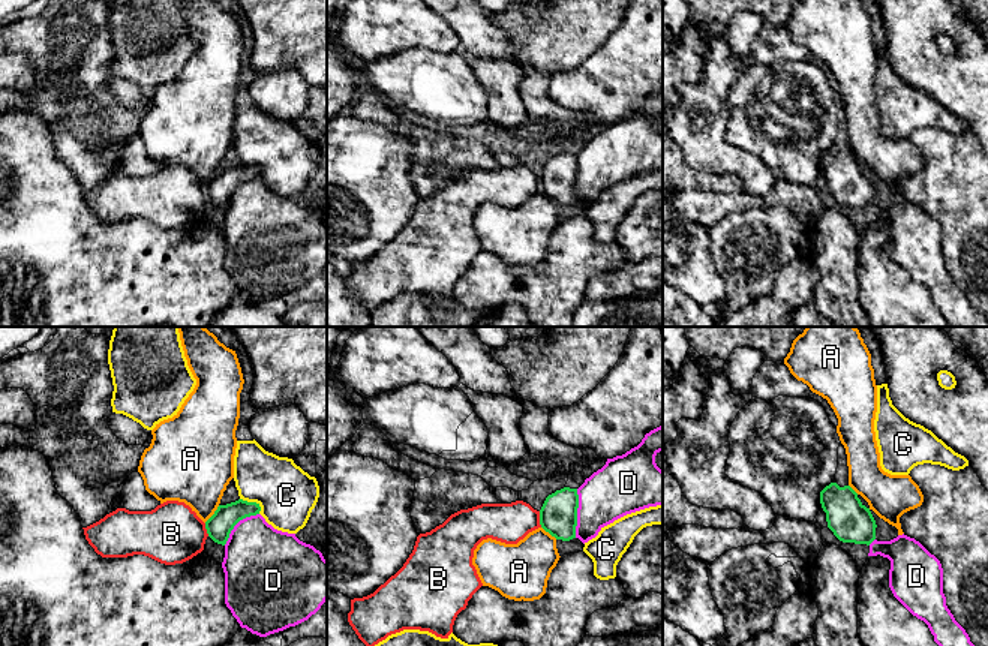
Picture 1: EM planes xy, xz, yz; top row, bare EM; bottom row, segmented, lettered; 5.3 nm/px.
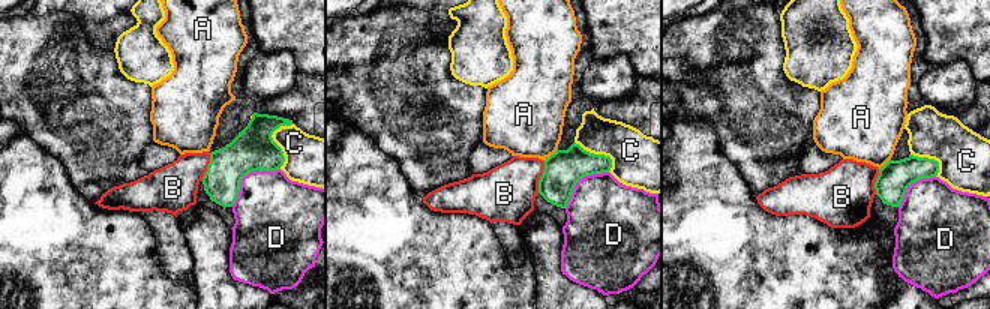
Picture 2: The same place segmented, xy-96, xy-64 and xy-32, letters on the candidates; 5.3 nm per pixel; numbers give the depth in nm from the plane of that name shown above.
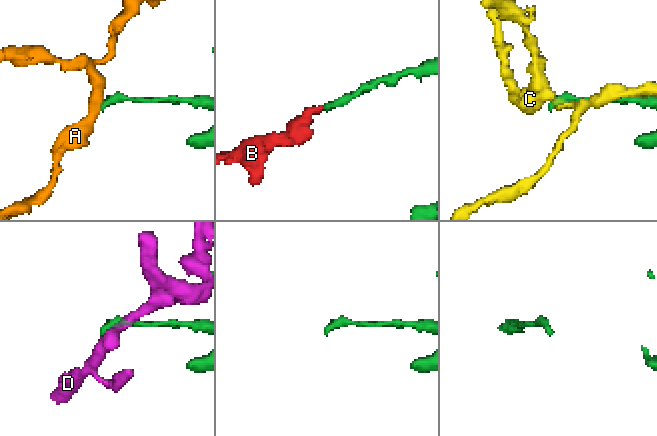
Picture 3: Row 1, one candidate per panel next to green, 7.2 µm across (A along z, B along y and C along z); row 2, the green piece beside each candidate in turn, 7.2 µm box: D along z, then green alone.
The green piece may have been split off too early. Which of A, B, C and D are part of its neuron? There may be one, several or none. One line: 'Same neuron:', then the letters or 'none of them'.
Same neuron: B

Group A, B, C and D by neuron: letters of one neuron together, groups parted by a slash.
A / B / C / D

